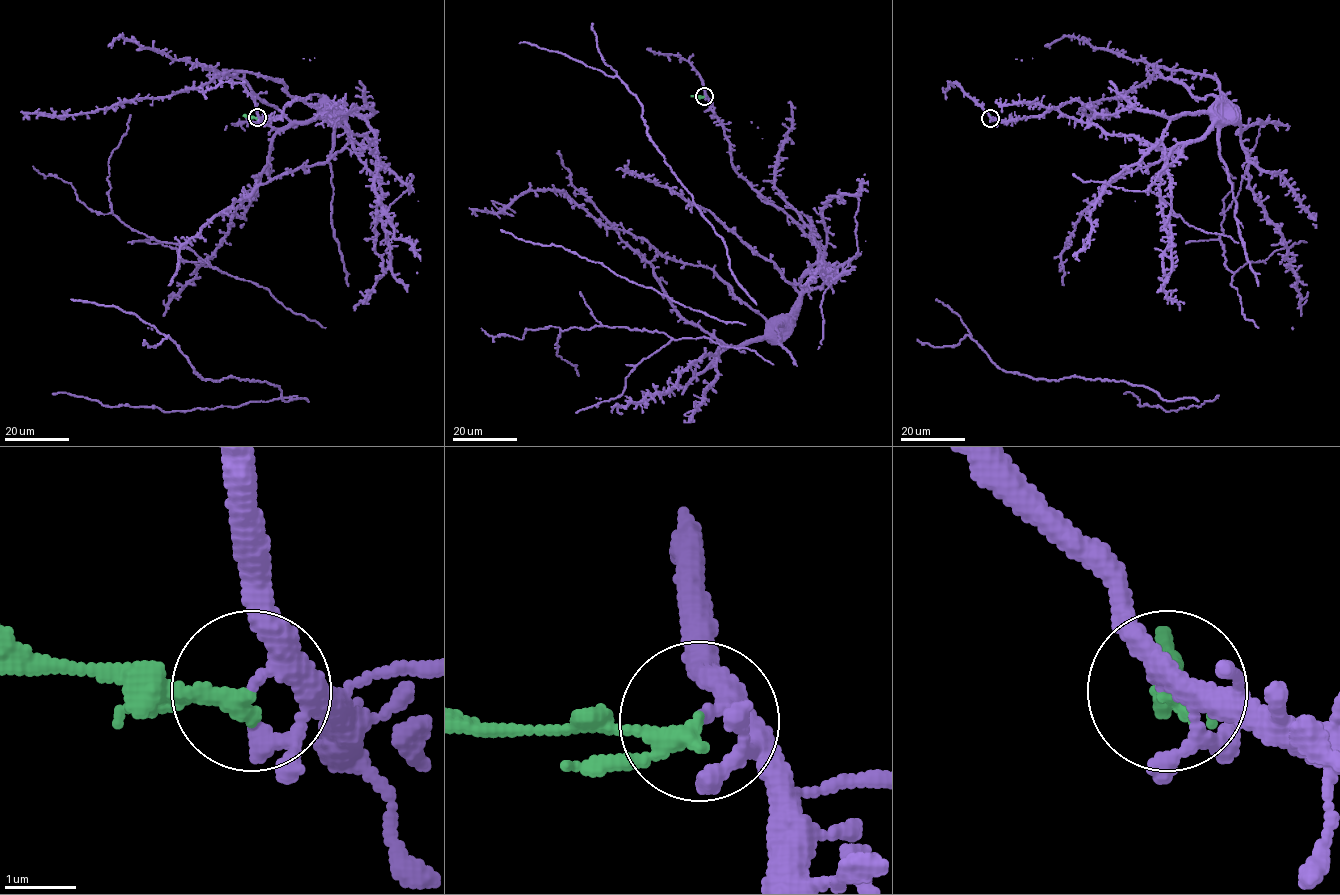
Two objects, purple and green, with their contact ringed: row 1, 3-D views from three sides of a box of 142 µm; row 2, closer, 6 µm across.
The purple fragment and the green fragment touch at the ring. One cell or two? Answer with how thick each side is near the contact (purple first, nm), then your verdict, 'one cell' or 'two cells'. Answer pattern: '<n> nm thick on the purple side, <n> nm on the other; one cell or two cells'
240 nm thick on the purple side, 200 nm on the other; two cells

